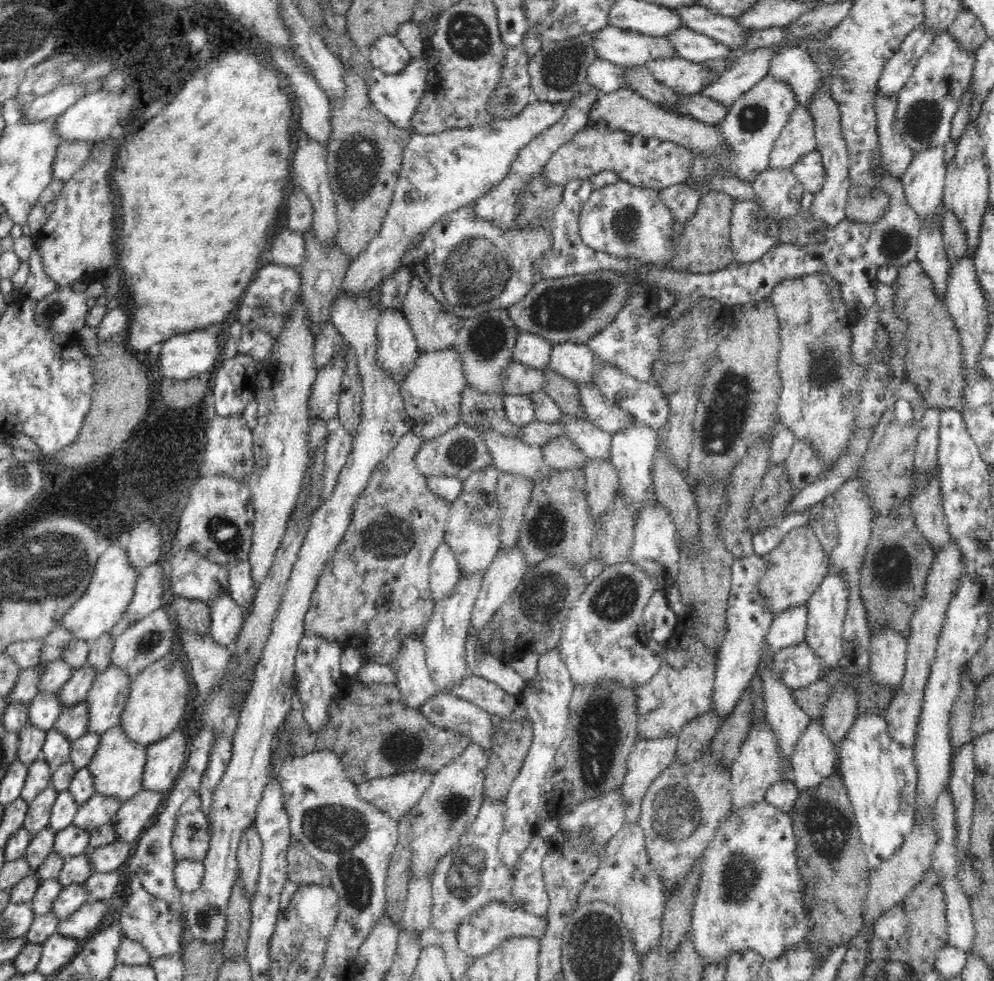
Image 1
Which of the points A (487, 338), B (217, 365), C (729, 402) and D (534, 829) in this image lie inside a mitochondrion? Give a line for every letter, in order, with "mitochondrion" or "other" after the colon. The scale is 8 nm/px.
A: mitochondrion
B: other
C: mitochondrion
D: other

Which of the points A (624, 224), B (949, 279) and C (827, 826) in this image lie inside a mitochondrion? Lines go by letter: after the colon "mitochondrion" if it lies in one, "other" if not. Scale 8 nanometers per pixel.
A: mitochondrion
B: other
C: mitochondrion

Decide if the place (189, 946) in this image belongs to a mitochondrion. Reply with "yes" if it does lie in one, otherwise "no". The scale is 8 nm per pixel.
no

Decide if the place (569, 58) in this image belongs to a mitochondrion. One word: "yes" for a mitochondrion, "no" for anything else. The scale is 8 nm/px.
yes

